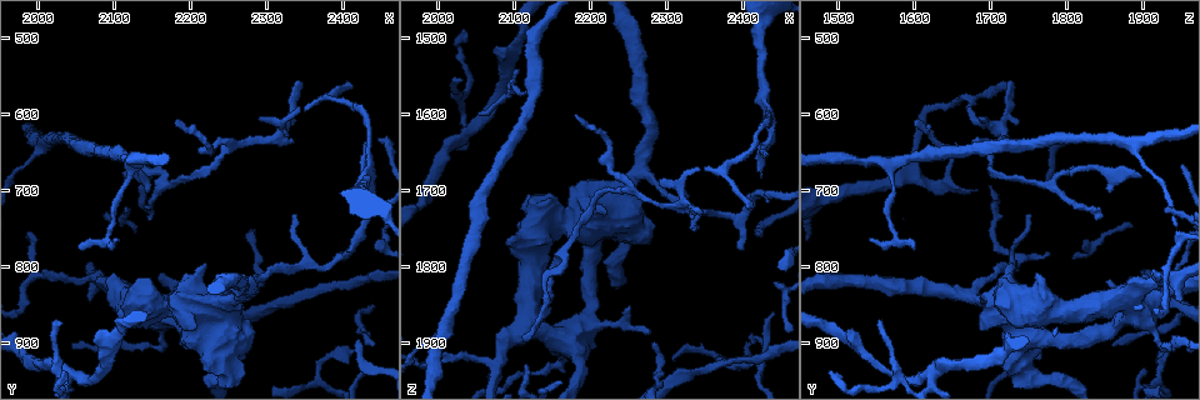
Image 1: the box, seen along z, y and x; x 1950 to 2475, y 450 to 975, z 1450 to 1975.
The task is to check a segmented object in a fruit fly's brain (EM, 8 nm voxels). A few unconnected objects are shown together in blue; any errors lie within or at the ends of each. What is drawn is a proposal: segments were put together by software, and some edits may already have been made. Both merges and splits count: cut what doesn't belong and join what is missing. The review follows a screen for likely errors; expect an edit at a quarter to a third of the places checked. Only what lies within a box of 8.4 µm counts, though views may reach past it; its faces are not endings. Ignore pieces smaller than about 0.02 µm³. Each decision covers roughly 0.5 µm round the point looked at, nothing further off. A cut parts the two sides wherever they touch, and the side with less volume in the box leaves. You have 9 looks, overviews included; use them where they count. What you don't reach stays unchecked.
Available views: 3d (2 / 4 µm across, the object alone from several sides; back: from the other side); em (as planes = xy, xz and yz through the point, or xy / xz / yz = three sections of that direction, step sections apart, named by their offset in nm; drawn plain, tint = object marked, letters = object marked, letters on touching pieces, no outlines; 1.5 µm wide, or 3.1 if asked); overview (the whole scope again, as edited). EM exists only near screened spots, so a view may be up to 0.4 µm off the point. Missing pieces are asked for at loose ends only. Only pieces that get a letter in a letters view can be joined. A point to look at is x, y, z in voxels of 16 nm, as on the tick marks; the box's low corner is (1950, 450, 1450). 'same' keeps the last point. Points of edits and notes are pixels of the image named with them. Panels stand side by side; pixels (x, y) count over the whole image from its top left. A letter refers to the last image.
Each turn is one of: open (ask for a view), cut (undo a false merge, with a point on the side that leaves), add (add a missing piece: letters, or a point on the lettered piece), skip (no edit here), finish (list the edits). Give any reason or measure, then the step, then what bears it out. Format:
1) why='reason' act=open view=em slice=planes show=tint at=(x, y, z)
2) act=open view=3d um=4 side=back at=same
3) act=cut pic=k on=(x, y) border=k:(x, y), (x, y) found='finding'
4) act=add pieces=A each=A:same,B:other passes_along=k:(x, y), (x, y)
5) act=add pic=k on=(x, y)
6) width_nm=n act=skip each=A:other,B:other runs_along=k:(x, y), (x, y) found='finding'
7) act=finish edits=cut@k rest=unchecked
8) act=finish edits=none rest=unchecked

why='branch stops here' act=open view=3d um=4 at=(2415, 915, 1920)

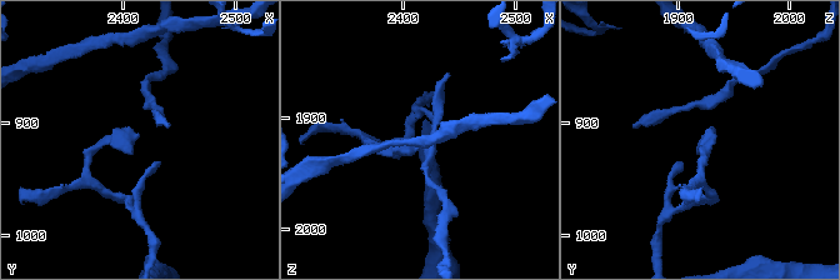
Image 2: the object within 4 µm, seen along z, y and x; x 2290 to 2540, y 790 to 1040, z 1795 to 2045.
why='need the tissue' act=open view=em slice=xz step=8 show=tint at=(2416, 916, 1924)

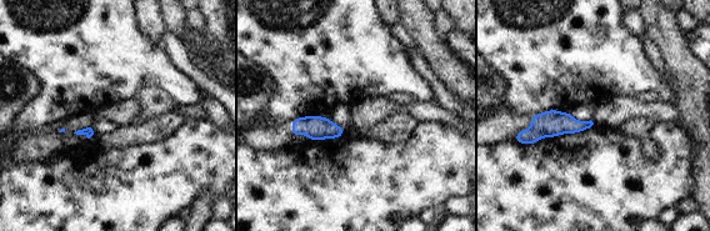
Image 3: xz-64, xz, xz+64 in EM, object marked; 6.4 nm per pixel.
act=open view=em slice=planes show=letters at=same

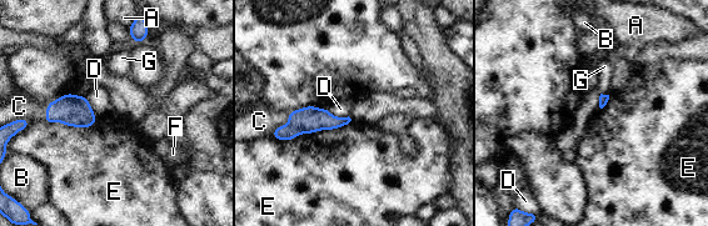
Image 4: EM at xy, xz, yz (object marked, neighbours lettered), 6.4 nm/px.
act=skip each=A:other,B:other,C:other,D:other,E:other,F:other,G:other border=4:(85, 96), (96, 120) found='no lettered piece goes on from it'

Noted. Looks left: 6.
why='abrupt turn' act=open view=3d um=2 side=back at=(2160, 905, 1930)

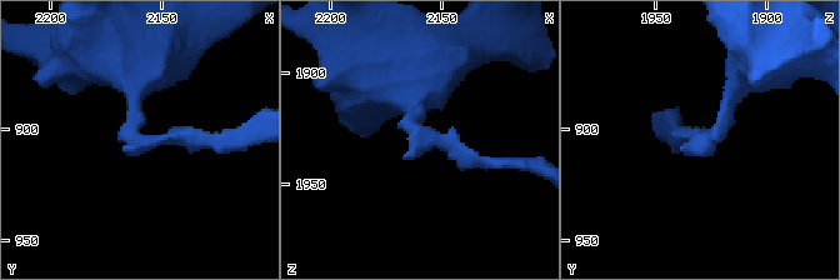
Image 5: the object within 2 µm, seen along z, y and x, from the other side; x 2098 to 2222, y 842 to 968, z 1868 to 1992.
why='shape alone is not enough' act=open view=em slice=planes show=tint at=(2158, 907, 1929)

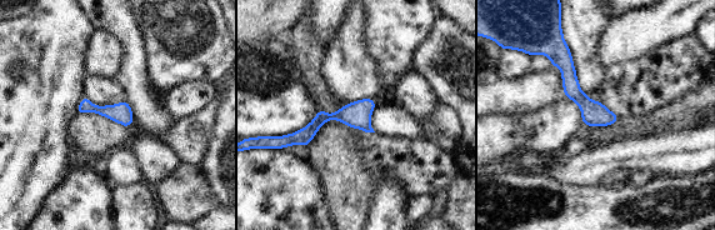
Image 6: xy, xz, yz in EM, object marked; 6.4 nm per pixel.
act=open view=em slice=planes show=letters at=same

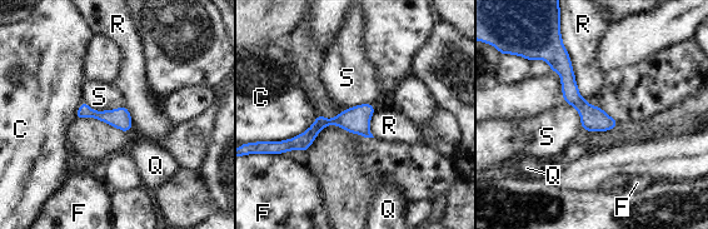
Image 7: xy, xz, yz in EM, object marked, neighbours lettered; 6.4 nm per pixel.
longest_contact=R:440nm act=skip each=C:other,F:other,Q:other,R:other,S:other border=7:(83, 100), (98, 110), (124, 106) found='continuous, no second cell'

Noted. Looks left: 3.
act=open view=em slice=planes show=letters at=(2290, 600, 1685)

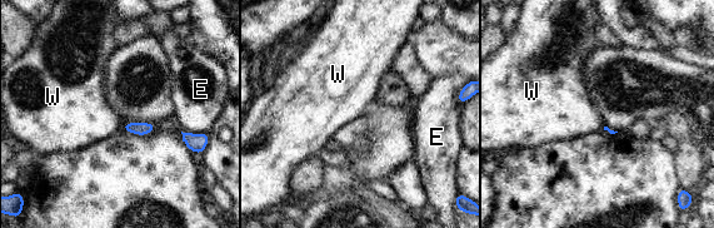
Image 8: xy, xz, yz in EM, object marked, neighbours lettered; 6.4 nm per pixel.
act=skip each=E:other,W:other border=8:(125, 123), (121, 129) found='no lettered piece goes on from it'

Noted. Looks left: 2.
why='an open end' act=open view=em slice=planes show=letters at=(2105, 765, 1540)

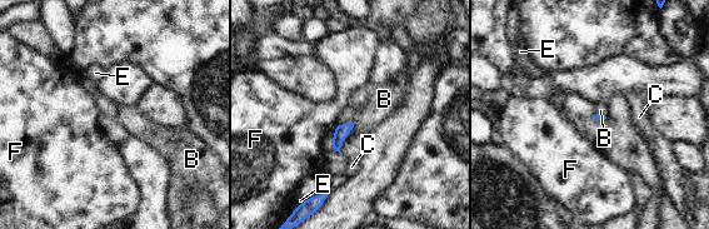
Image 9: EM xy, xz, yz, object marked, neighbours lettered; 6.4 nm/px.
act=skip each=B:other,C:other,E:other,F:other border=9:(354, 123), (351, 129) found='no lettered piece goes on from it'

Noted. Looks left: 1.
act=finish edits=none rest=unchecked

